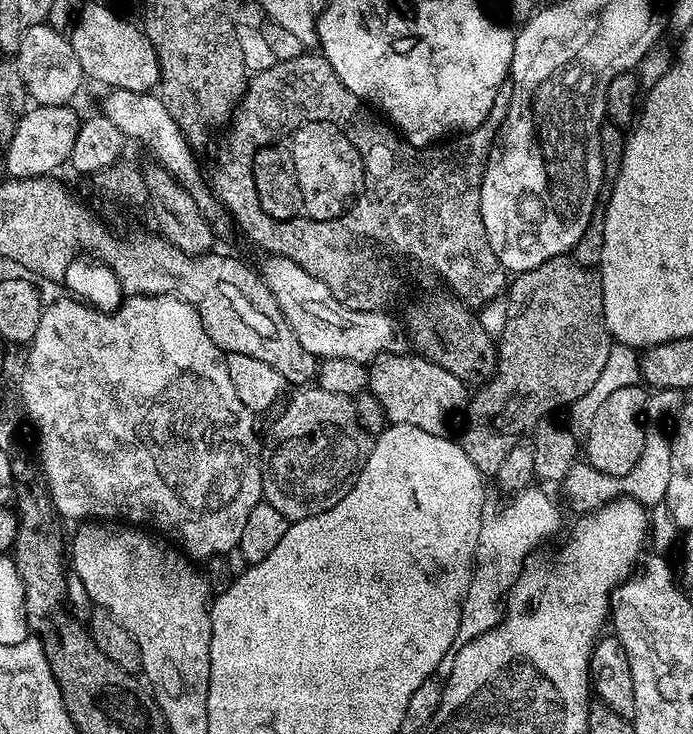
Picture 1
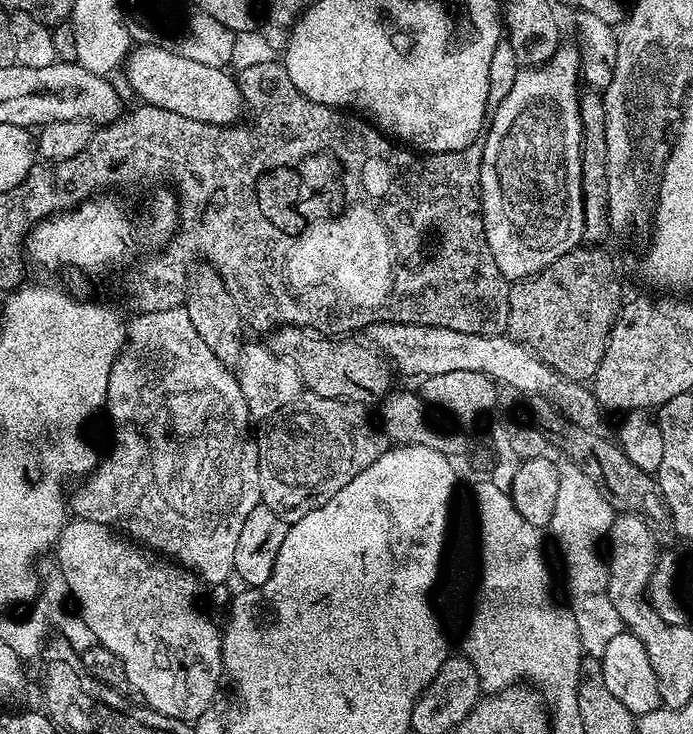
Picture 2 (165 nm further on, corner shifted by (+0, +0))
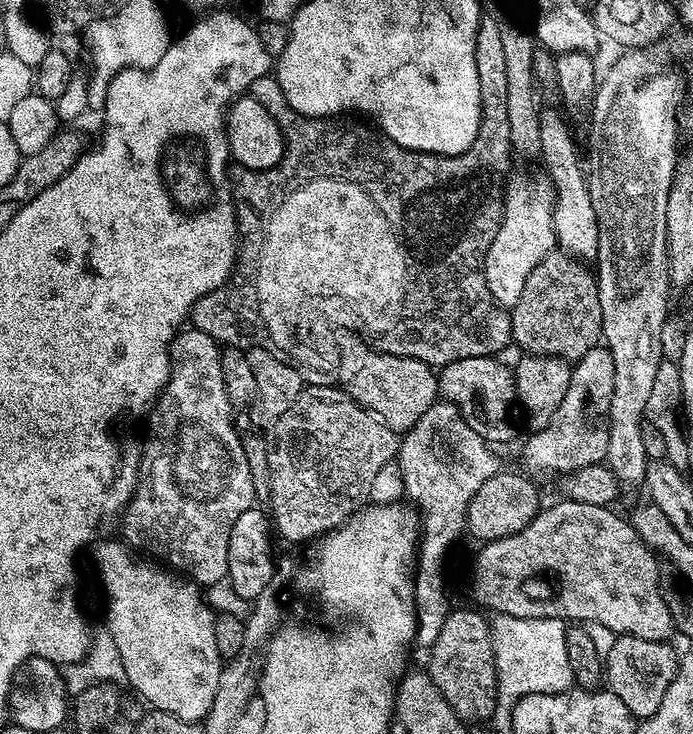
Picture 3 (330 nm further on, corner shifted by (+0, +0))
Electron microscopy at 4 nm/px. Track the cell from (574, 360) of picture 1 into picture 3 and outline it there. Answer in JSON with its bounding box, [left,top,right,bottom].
[510,250,604,362]

